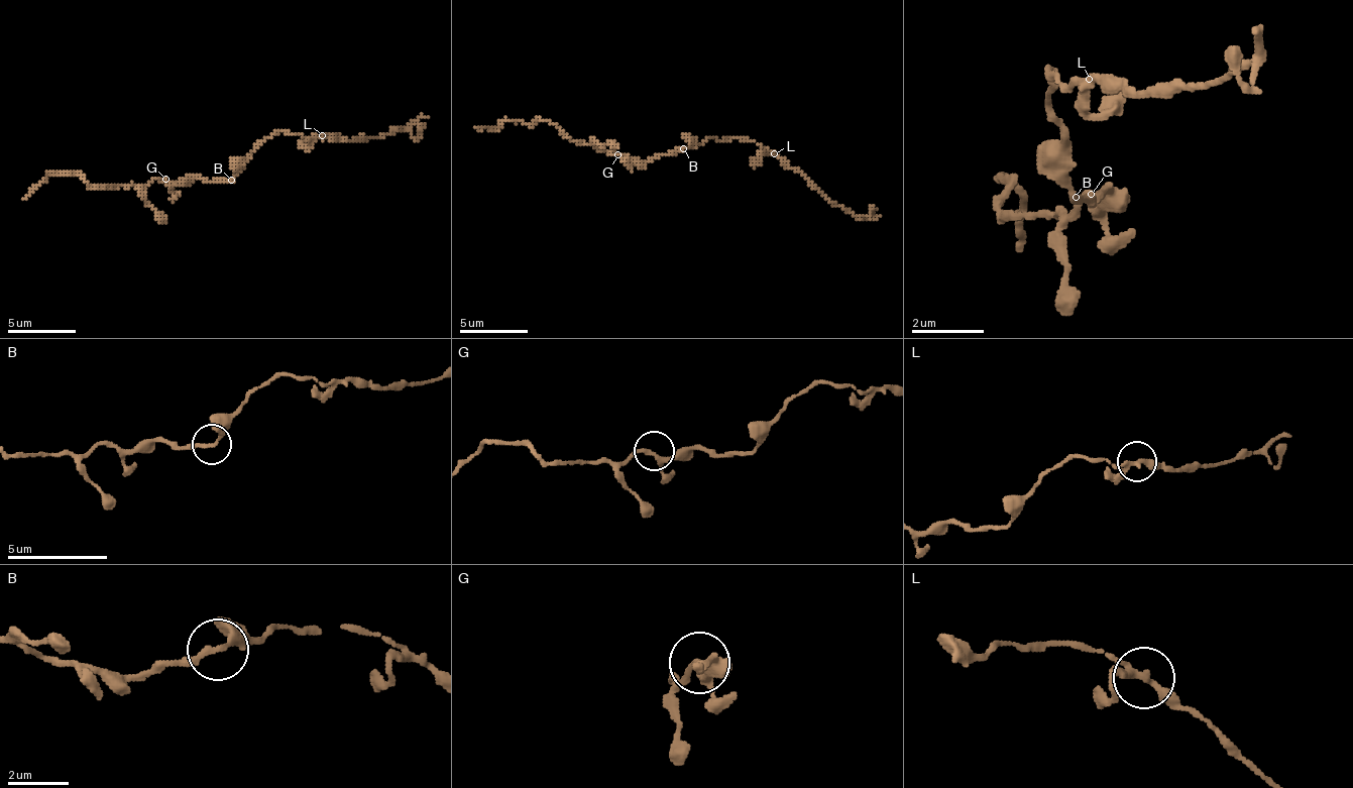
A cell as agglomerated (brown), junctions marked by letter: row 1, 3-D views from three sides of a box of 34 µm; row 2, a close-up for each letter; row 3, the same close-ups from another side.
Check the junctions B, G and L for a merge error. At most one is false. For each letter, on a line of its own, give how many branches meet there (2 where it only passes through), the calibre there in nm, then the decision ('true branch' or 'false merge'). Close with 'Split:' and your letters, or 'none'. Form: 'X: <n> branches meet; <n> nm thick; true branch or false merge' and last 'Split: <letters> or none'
B: 2 branches meet; 200 nm thick; true branch
G: 3 branches meet; 200 nm thick; true branch
L: 3 branches meet; 220 nm thick; true branch
Split: none

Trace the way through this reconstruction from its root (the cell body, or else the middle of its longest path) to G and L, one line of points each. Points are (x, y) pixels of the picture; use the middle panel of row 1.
G: (689, 144), (683, 151), (656, 154), (645, 161), (632, 161), (617, 154)
L: (689, 144), (703, 144), (710, 137), (720, 141), (741, 137), (761, 144), (775, 154)

